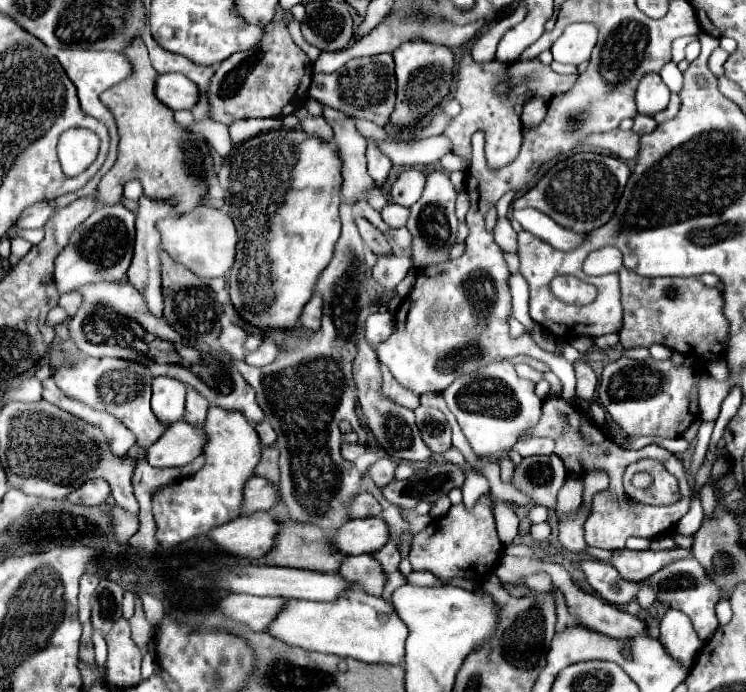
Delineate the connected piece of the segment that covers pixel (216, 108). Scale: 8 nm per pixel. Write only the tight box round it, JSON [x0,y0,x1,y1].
[206,21,312,125]

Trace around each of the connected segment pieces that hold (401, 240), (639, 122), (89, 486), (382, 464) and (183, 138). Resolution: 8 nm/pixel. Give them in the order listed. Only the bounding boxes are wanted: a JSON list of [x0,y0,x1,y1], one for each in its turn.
[[390,227,412,251],[632,115,658,135],[68,479,110,507],[368,459,396,487],[96,39,212,213]]

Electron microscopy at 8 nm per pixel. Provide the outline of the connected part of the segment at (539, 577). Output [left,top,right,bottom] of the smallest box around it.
[524,571,550,591]

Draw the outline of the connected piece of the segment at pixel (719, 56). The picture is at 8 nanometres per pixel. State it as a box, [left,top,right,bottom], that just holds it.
[708,47,728,77]

